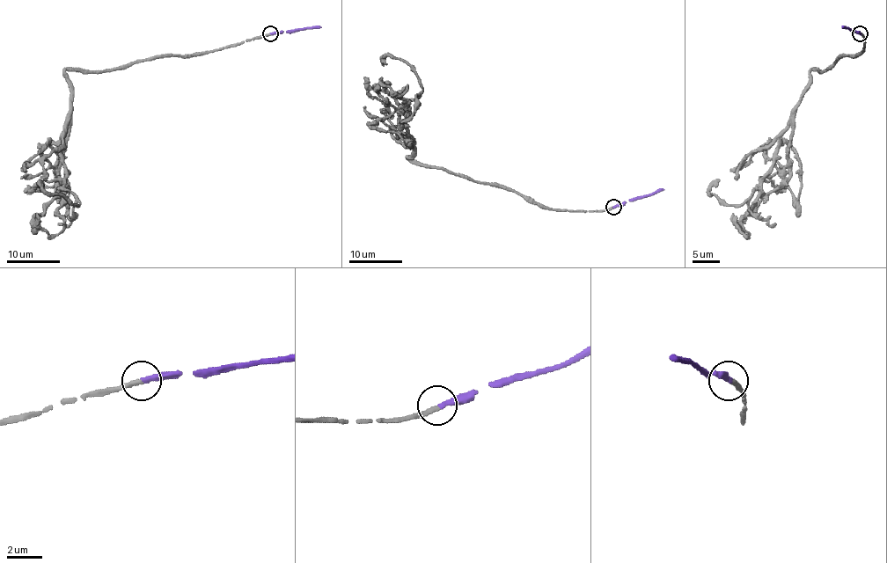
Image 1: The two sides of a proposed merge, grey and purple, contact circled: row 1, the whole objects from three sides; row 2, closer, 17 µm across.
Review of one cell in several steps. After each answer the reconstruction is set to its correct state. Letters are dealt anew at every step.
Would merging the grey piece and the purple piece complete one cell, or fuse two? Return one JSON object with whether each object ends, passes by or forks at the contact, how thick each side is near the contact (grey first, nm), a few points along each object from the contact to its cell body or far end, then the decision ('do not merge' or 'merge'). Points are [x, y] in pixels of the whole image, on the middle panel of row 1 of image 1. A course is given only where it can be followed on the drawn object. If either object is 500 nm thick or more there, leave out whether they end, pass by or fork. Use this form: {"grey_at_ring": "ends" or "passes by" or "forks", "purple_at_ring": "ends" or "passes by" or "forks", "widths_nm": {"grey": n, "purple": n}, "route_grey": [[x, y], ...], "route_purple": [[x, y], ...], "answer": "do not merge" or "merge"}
{"grey_at_ring": "ends", "purple_at_ring": "ends", "widths_nm": {"grey": 260, "purple": 300}, "route_grey": [[613, 207], [544, 208], [416, 164], [407, 157], [414, 141], [405, 122], [421, 79], [393, 58], [383, 66]], "route_purple": [[613, 207], [664, 189]], "answer": "merge"}

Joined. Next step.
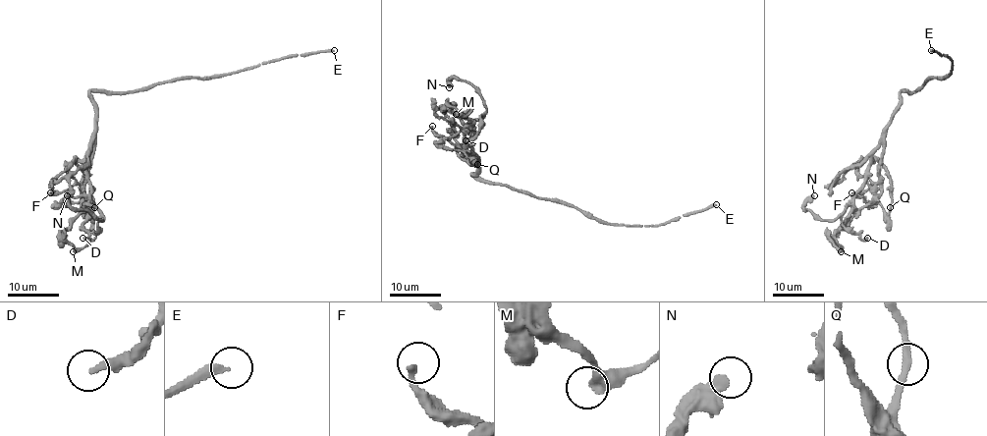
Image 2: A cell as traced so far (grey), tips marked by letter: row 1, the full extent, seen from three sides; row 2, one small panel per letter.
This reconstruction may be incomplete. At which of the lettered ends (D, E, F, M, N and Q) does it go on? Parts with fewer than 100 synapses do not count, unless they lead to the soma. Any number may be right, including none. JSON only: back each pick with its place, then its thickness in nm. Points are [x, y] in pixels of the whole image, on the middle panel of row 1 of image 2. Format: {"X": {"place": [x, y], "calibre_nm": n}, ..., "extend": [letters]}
{"E": {"place": [716, 204], "calibre_nm": 320}, "extend": ["E"]}

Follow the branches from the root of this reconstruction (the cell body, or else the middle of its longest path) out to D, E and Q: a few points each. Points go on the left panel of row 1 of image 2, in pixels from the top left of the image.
D: (110, 92), (89, 92), (95, 139), (85, 171), (89, 203), (99, 221), (94, 239), (82, 238)
E: (110, 92), (146, 89), (158, 83), (184, 79), (210, 79), (288, 57), (334, 50)
Q: (110, 92), (89, 92), (95, 113), (95, 139), (86, 156), (76, 161), (90, 187), (94, 207)

